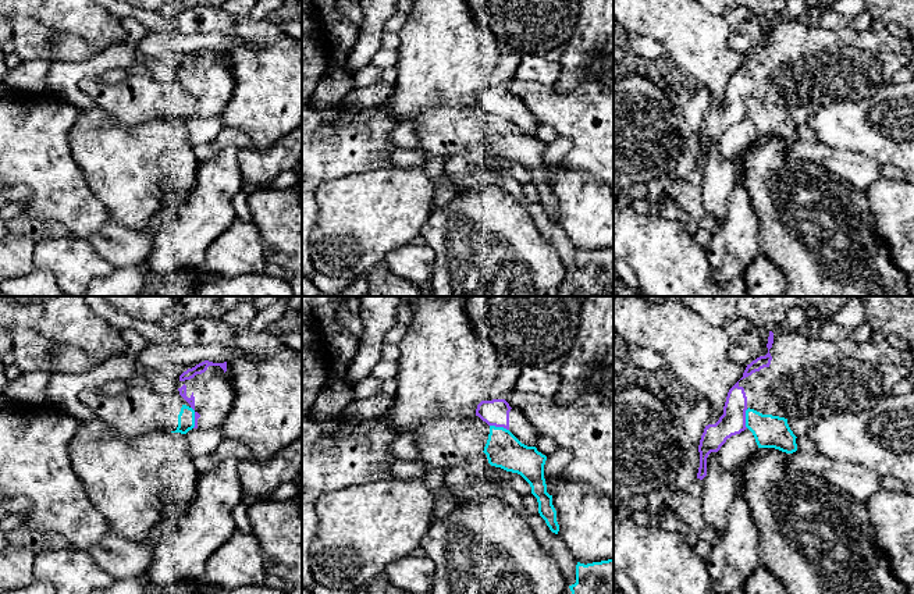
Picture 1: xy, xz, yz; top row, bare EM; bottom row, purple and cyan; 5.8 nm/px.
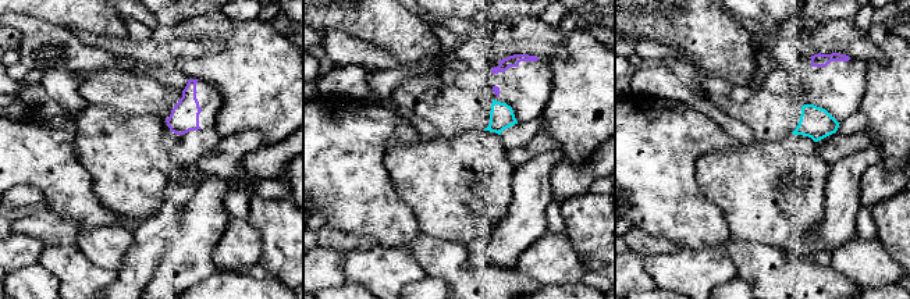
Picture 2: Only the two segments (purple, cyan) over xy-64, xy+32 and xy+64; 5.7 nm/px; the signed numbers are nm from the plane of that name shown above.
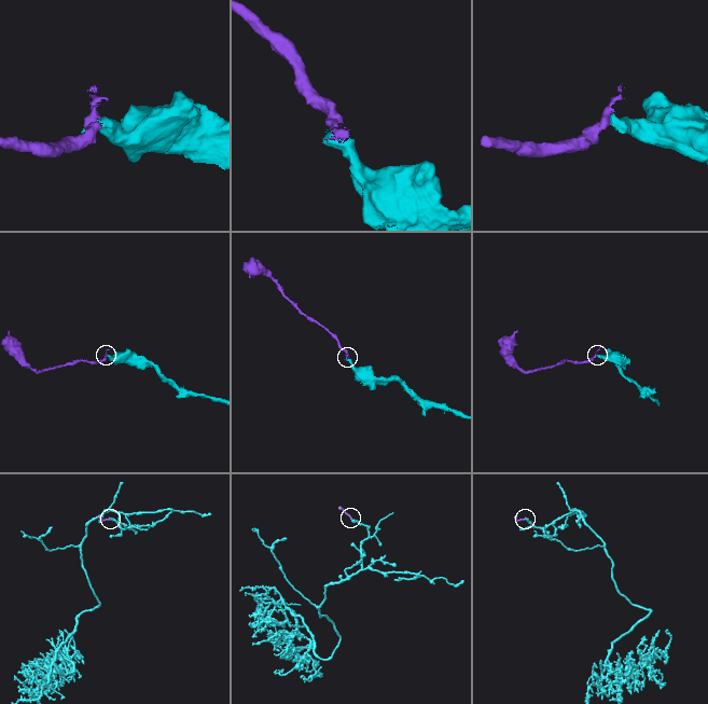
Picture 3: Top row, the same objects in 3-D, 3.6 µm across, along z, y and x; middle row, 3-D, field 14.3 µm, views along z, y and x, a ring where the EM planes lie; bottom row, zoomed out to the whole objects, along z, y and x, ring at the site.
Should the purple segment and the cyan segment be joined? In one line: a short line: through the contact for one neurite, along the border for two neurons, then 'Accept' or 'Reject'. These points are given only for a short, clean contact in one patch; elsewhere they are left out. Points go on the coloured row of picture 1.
Reject

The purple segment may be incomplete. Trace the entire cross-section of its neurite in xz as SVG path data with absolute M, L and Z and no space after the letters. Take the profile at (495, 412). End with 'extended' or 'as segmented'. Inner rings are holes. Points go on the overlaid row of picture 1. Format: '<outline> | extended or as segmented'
M505 399L481 401L476 416L488 426L509 430L522 444L534 447L537 433L527 417L516 408L511 408Z | extended

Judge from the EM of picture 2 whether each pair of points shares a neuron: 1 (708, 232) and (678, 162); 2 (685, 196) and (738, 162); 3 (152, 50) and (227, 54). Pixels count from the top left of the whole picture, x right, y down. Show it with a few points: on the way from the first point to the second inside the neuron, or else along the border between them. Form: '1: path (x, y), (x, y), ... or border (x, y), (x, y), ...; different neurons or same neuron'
1: path (690, 214), (678, 202), (678, 180); same neuron
2: border (701, 155), (696, 182), (721, 210); different neurons
3: border (150, 38), (163, 57), (153, 66); different neurons

